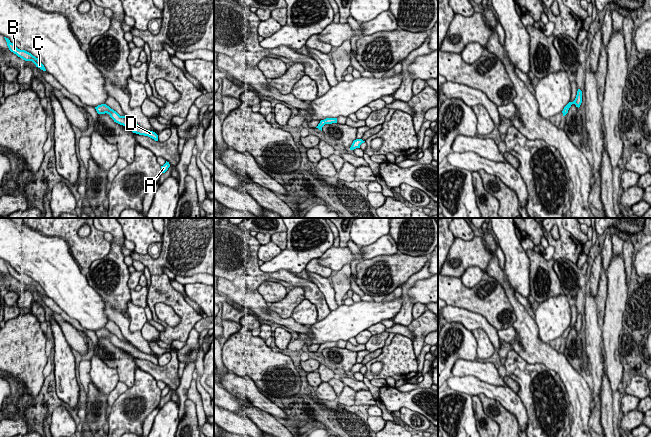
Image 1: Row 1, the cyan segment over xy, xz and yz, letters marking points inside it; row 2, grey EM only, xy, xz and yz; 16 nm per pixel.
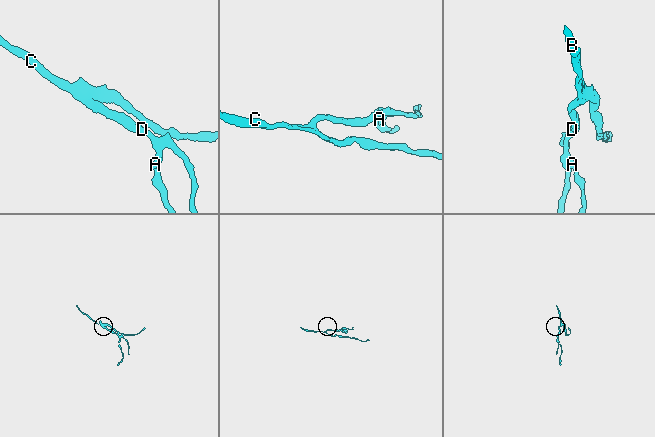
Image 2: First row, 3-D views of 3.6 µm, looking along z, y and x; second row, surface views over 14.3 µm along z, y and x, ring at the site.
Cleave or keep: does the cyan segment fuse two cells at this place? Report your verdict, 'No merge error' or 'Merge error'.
Merge error

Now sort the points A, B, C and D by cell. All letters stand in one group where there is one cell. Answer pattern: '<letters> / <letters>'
A D / B C

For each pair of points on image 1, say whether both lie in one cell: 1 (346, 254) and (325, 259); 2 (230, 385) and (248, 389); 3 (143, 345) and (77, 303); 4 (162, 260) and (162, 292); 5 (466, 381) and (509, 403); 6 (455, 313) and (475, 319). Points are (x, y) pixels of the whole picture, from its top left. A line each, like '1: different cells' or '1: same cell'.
1: same cell
2: same cell
3: different cells
4: different cells
5: same cell
6: same cell

